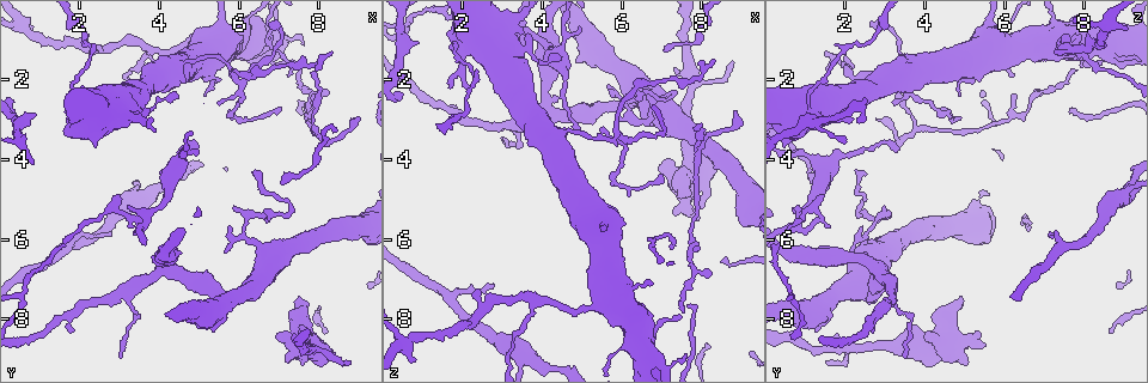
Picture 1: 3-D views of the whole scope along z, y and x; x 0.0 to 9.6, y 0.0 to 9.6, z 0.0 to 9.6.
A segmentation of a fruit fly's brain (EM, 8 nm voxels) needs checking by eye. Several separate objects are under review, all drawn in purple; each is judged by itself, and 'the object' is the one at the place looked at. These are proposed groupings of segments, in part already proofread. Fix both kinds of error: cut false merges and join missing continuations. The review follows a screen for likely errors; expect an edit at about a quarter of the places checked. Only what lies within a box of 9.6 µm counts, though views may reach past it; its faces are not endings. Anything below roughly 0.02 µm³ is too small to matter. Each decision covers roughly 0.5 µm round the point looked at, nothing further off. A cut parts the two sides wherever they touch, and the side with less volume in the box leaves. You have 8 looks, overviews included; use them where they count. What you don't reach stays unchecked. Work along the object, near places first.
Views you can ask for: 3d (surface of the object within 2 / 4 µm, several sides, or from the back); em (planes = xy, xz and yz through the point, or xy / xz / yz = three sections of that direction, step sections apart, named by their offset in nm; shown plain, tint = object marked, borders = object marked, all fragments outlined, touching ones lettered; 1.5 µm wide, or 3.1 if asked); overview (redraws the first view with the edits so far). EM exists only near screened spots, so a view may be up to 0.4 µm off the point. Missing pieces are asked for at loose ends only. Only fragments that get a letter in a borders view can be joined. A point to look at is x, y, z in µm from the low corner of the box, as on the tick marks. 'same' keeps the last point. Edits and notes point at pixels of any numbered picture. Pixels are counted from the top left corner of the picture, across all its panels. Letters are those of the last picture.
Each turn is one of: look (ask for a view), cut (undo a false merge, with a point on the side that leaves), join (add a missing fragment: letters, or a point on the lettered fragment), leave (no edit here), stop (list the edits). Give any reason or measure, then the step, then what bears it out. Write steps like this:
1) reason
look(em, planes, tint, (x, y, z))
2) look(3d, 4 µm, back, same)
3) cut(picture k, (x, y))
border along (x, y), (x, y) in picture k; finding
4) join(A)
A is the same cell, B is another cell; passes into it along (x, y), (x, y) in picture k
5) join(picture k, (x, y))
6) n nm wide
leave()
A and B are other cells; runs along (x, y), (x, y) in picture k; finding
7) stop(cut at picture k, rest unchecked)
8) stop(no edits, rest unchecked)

calibre changes
look(em, planes, borders, (5.35, 1.00, 7.70))

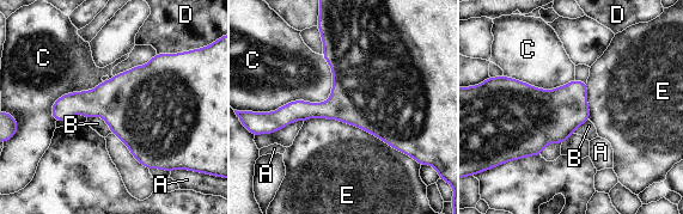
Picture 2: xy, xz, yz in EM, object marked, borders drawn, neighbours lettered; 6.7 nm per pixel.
E touches over 750 nm
leave()
A, B, C, D and E are other cells; border along (304, 121), (351, 123), (409, 157) in picture 2; all the same neuron

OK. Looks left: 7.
free end
look(em, planes, borders, (7.50, 7.45, 4.95))

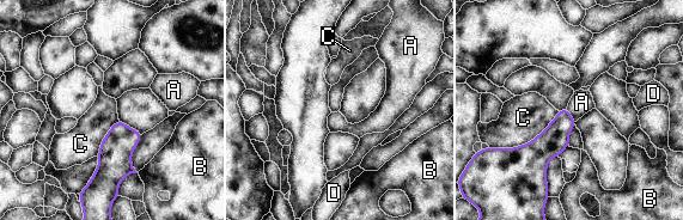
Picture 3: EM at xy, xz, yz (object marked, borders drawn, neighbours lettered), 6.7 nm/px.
C touches over 500 nm
leave()
A, B, C and D are other cells; border along (567, 108), (575, 121) in picture 3; none of them fits

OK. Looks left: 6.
abrupt turn
look(em, planes, borders, (3.05, 5.45, 1.40))

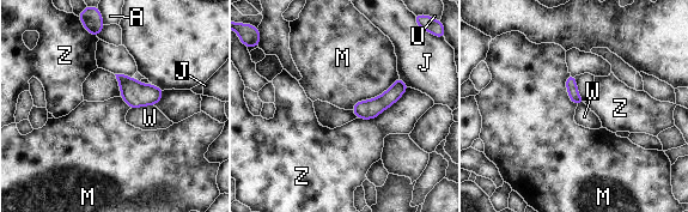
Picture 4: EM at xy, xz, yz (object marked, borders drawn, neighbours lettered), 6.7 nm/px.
leave()
A, J, M, U, W and Z are other cells; runs along (402, 86), (377, 106), (357, 111) in picture 4; continuous, no second neuron

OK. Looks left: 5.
stop(no edits, rest unchecked)

